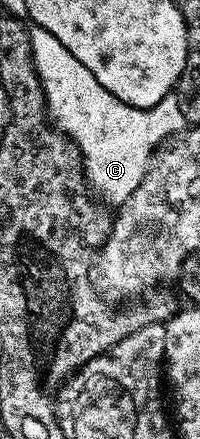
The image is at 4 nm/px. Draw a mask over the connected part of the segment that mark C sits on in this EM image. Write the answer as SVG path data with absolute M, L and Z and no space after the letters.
M30 27L30 44L46 94L46 114L50 122L78 146L87 184L107 204L121 205L128 201L128 197L136 193L136 185L140 185L150 165L150 156L183 130L184 120L177 98L169 94L154 107L134 108L134 115L130 115L126 123L130 123L130 139L138 139L138 143L94 143L94 95L98 95L100 81L96 81L93 73L84 69L84 65L80 65L80 61L76 61L76 57L72 57L72 53L68 53L68 49L64 49L64 45L60 45L60 41L43 27Z

